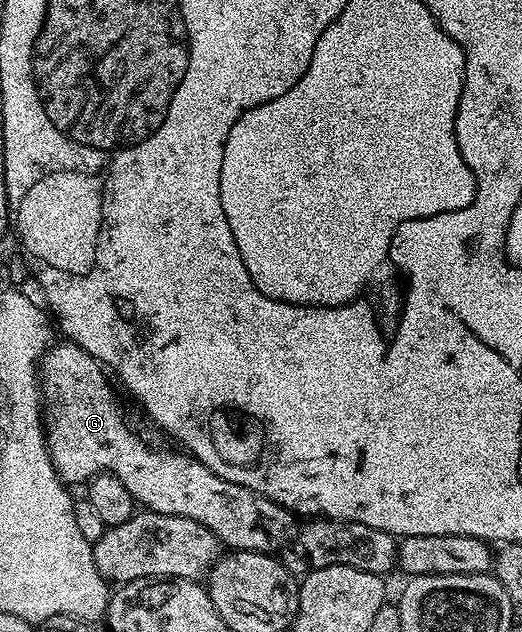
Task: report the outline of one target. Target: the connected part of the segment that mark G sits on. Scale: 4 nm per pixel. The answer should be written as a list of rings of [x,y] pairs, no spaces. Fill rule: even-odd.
[[[61,339],[58,345],[57,342],[50,344],[40,359],[39,397],[43,402],[45,443],[49,447],[49,458],[53,460],[55,471],[66,486],[84,486],[98,473],[110,473],[115,475],[115,479],[119,479],[119,483],[123,483],[123,487],[127,487],[127,491],[131,491],[134,502],[142,510],[195,519],[195,523],[203,523],[207,531],[214,533],[222,546],[233,551],[245,549],[249,553],[272,554],[277,551],[273,549],[280,550],[296,534],[299,528],[298,518],[265,494],[256,493],[247,487],[239,487],[239,483],[223,480],[184,451],[160,453],[159,450],[152,449],[129,426],[129,421],[125,418],[108,379],[110,380],[101,362],[87,355],[83,347],[68,339]]]

